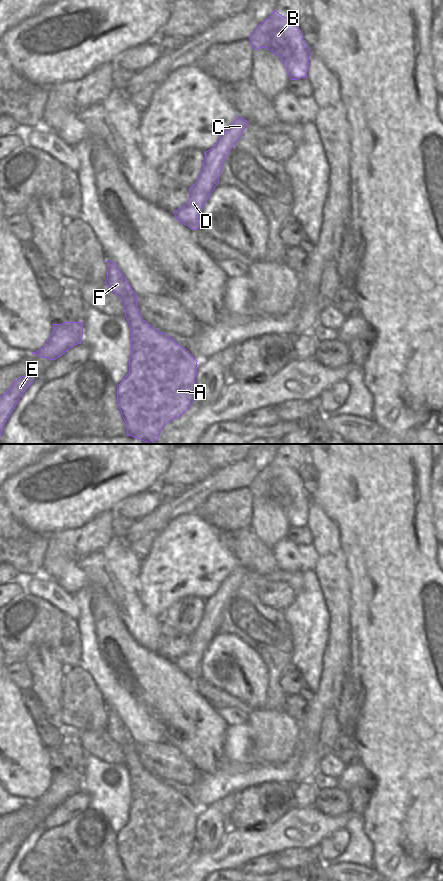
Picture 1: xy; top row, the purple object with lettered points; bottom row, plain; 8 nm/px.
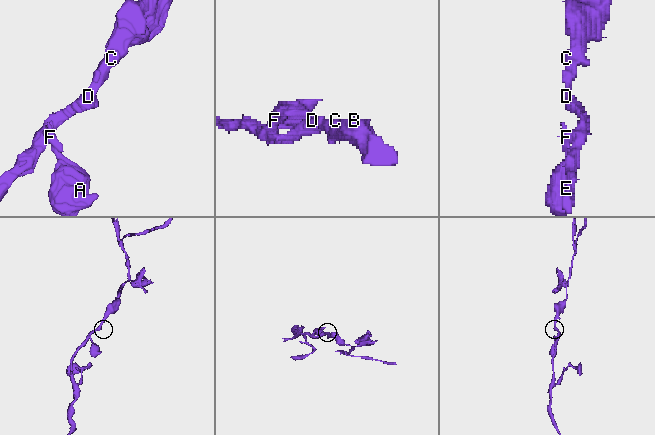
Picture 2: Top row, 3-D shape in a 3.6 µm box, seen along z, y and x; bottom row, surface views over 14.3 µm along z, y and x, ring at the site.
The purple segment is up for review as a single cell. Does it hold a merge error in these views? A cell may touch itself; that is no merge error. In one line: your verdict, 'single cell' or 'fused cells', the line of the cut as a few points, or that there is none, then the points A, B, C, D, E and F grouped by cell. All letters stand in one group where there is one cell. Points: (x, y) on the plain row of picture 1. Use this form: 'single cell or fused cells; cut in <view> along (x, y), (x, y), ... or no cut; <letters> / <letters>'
single cell; no cut; A B C D E F

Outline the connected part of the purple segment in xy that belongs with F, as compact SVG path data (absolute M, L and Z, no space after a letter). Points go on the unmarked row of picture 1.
M107 708L107 734L121 747L131 777L129 821L117 834L117 851L127 881L161 881L170 869L184 862L195 848L197 808L173 786L148 772L140 763L137 743L117 713Z

